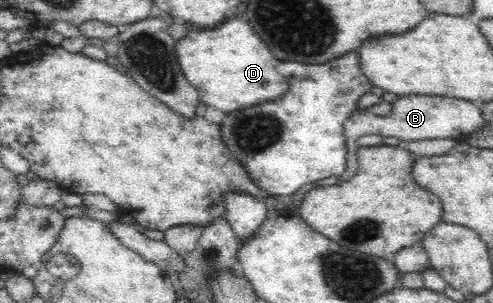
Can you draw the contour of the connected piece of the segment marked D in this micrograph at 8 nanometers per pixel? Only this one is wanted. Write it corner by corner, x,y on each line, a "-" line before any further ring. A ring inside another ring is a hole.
239,18
227,20
225,24
213,30
189,32
186,36
176,40
175,54
186,79
197,89
200,102
224,113
230,113
231,110
245,106
253,106
255,103
275,100
283,96
287,90
287,81
282,74
279,74
276,67
279,59
271,54
271,50
253,32
253,28
245,20
239,20

